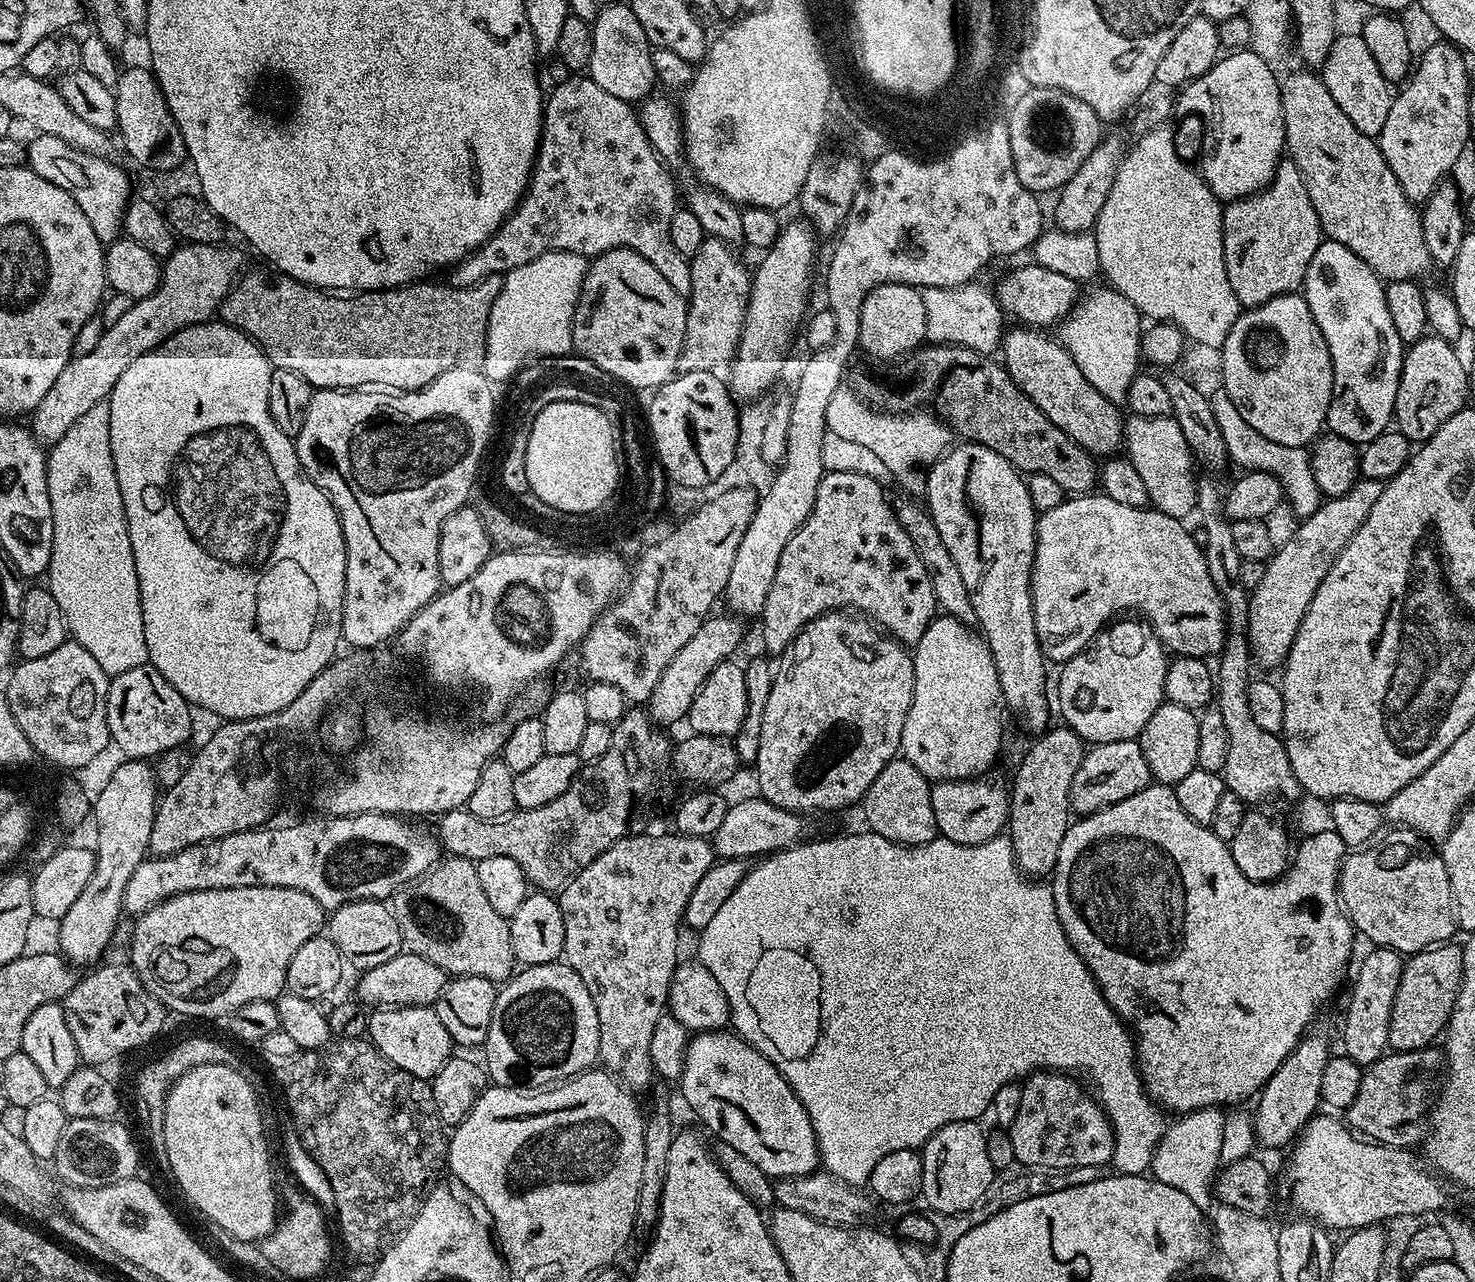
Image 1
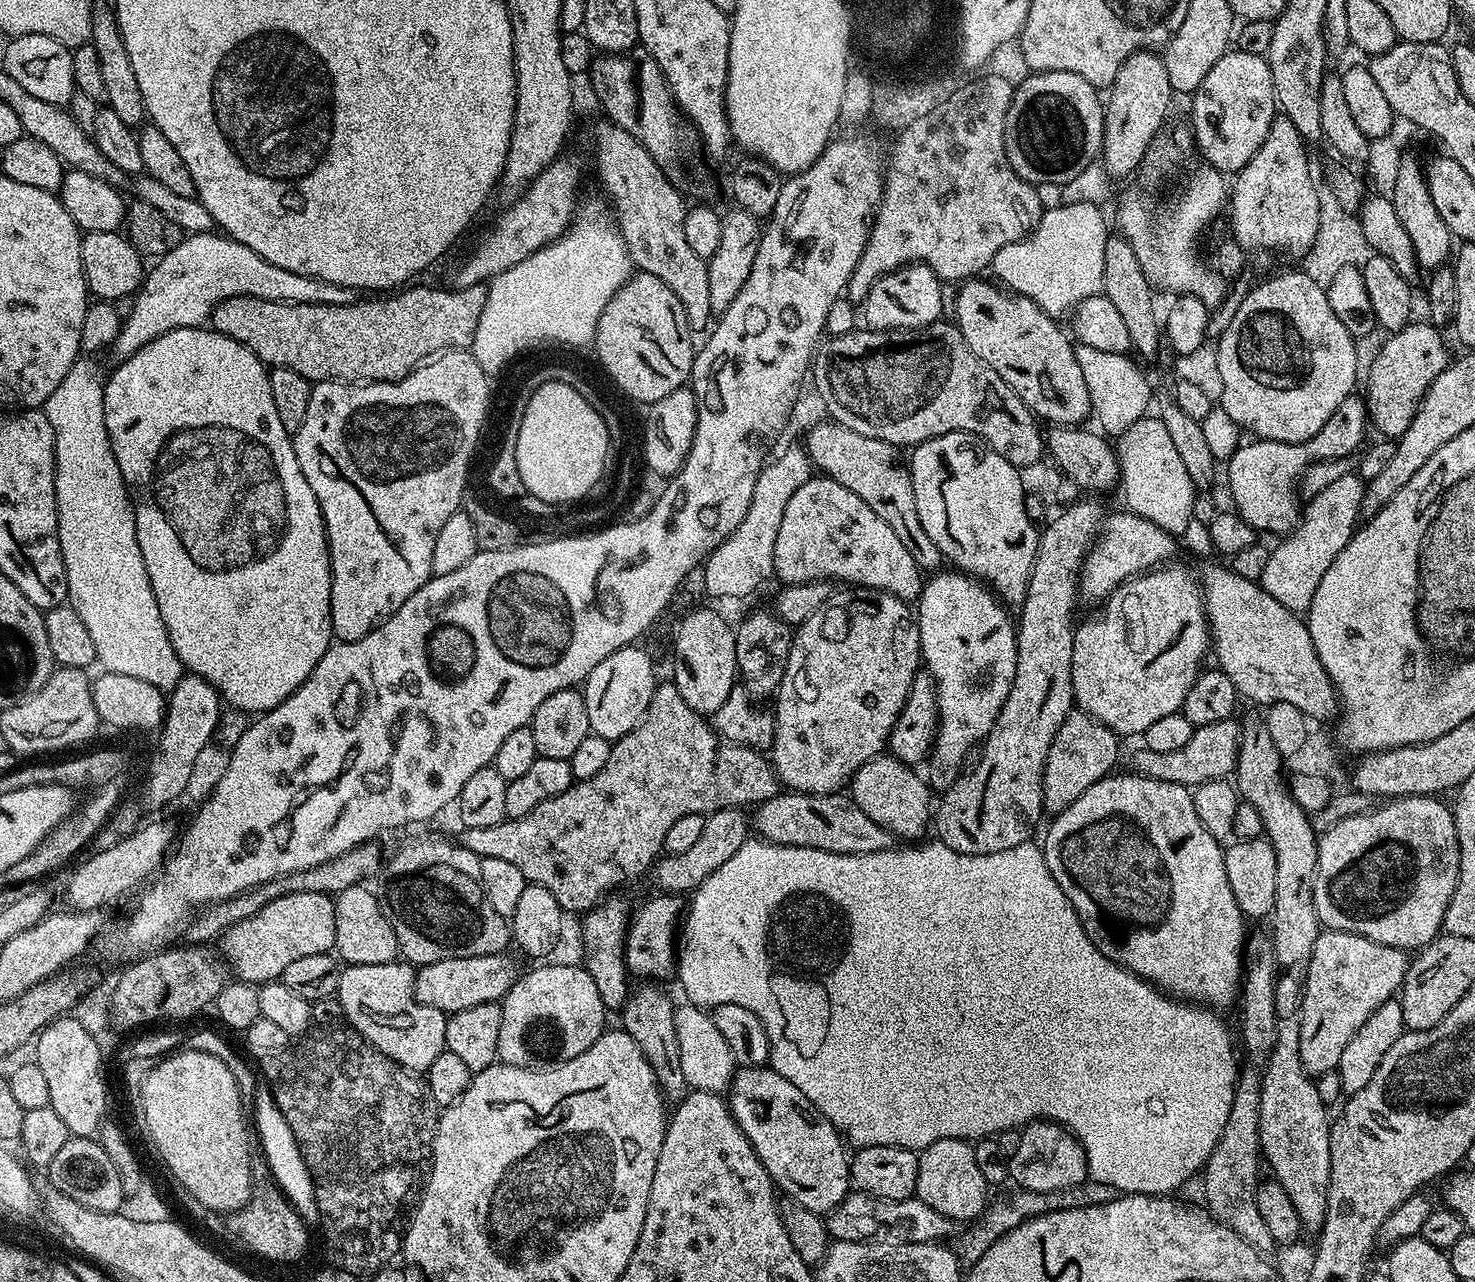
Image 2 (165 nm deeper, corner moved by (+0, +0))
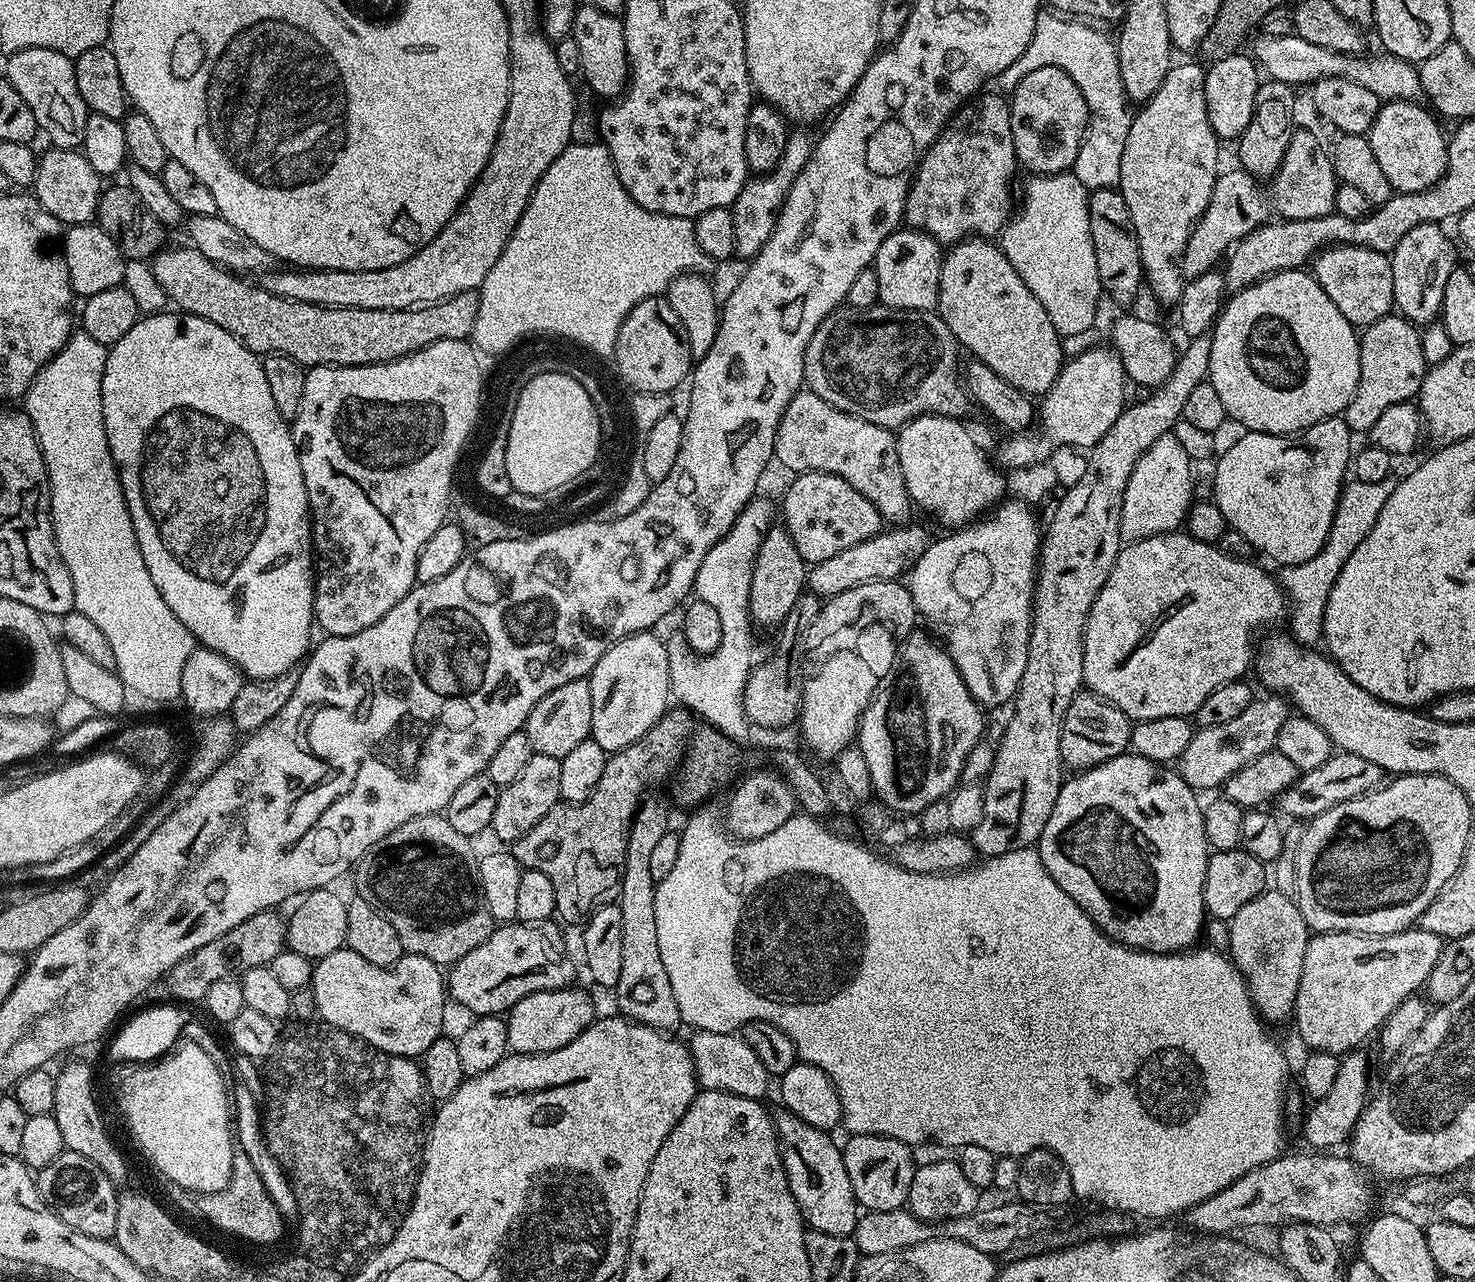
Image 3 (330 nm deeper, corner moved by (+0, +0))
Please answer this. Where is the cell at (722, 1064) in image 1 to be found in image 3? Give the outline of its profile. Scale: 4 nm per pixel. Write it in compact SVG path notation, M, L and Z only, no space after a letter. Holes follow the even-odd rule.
M784 1110L781 1113L780 1117L778 1115L775 1117L774 1123L784 1157L784 1173L788 1176L788 1188L793 1191L793 1196L803 1213L807 1227L816 1228L820 1232L835 1236L852 1236L856 1231L858 1205L854 1186L850 1186L850 1174L846 1174L846 1162L841 1145L835 1144L828 1137L831 1135L825 1129L816 1128L814 1125L806 1123L791 1111Z

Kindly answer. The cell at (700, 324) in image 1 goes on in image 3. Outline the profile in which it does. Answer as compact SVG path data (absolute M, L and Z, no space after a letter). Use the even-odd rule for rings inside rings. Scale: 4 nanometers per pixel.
M793 131L789 135L782 158L776 163L774 170L749 179L731 206L732 213L734 214L735 255L737 257L741 256L744 262L751 261L753 256L759 254L762 246L766 246L770 234L774 234L776 219L780 213L780 208L784 204L786 194L790 190L794 178L798 178L802 166L806 166L806 162L812 156L814 147L813 137L810 138L804 133L807 131L796 131Z

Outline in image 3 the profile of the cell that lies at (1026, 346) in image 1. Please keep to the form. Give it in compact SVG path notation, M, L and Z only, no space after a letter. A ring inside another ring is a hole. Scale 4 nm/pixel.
M969 238L961 240L958 244L951 245L940 262L940 279L942 281L942 295L938 305L938 315L944 319L946 326L954 334L957 345L965 353L967 353L966 351L973 352L971 355L975 359L981 360L986 366L990 366L990 370L994 370L994 374L998 374L1003 380L1010 382L1010 386L1014 386L1019 392L1025 393L1032 398L1043 397L1045 392L1049 392L1058 378L1060 369L1066 363L1066 355L1064 356L1063 350L1060 349L1062 337L1059 332L1054 330L1054 322L1050 322L1050 314L1046 314L1042 302L1038 302L1038 298L1034 298L1034 294L1030 294L1026 282L1022 282L1022 278L1018 278L1018 270L1014 270L1014 266L1010 266L1010 262L1006 258L1006 254L1001 250L999 243L988 238Z

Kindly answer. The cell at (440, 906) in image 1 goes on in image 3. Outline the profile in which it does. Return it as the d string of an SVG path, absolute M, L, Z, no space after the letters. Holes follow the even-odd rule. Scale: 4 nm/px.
M447 815L419 816L418 818L410 818L410 822L402 822L402 826L398 826L398 830L390 830L390 834L386 834L386 838L382 838L373 848L366 850L364 857L356 861L354 877L356 876L356 888L360 891L357 893L363 899L372 901L373 906L384 915L386 922L390 922L390 926L394 926L394 930L398 930L398 938L402 942L407 955L425 956L435 964L451 966L466 954L470 954L470 950L474 950L474 946L486 942L486 938L492 933L494 921L490 910L486 906L484 896L480 893L478 868L474 863L474 856L472 860L472 844L473 841L469 837L458 834L458 830L454 830L454 826L450 826Z

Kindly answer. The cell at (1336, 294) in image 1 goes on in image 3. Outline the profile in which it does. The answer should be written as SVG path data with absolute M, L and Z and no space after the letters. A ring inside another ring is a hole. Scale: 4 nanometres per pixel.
M1332 416L1313 428L1305 428L1295 439L1292 436L1272 436L1268 432L1245 431L1240 435L1244 436L1238 437L1224 453L1221 451L1220 461L1219 456L1215 461L1216 477L1212 480L1211 495L1218 510L1222 510L1225 525L1249 540L1257 553L1265 552L1270 559L1277 560L1277 565L1310 562L1310 558L1322 550L1330 534L1340 501L1340 489L1350 472L1350 461L1354 455L1352 429L1340 416Z

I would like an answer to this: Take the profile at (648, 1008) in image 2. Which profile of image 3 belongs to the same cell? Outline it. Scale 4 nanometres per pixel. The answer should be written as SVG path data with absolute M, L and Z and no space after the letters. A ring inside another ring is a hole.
M654 802L641 805L632 820L628 832L626 862L618 893L618 903L622 914L622 970L616 980L614 995L618 1009L633 1023L663 1032L681 1023L678 1004L674 999L674 990L669 974L663 965L661 950L658 947L657 923L654 915L656 880L651 874L650 857L657 843L670 830L665 810Z

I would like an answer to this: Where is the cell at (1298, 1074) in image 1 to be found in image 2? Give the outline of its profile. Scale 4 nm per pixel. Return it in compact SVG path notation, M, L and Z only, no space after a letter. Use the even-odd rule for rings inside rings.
M1335 930L1321 931L1314 942L1314 954L1310 958L1310 970L1304 983L1304 997L1300 1011L1300 1037L1298 1050L1302 1054L1302 1066L1313 1077L1324 1072L1335 1072L1342 1058L1342 1050L1346 1050L1346 1042L1358 1034L1362 1022L1382 1006L1382 1002L1393 999L1404 984L1404 975L1408 972L1410 956L1405 949L1386 946L1374 942L1365 936L1353 932Z

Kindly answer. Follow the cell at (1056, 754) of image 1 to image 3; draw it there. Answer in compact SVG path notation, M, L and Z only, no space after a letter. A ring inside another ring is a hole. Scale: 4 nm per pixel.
M1087 690L1081 691L1074 702L1070 702L1070 710L1066 710L1066 718L1062 722L1060 759L1063 767L1076 768L1075 771L1081 773L1110 758L1125 755L1132 743L1132 725L1133 721L1122 714L1118 706L1108 704Z

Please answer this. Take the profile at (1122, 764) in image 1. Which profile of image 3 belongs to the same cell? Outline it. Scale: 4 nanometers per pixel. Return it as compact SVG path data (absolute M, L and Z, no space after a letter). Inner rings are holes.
M1264 694L1261 700L1260 697L1253 698L1250 706L1246 706L1246 710L1242 710L1233 721L1193 731L1190 746L1186 746L1178 761L1180 777L1194 790L1219 789L1230 777L1238 774L1238 770L1275 749L1278 730L1282 730L1282 722L1286 722L1289 715L1289 701L1275 694Z

